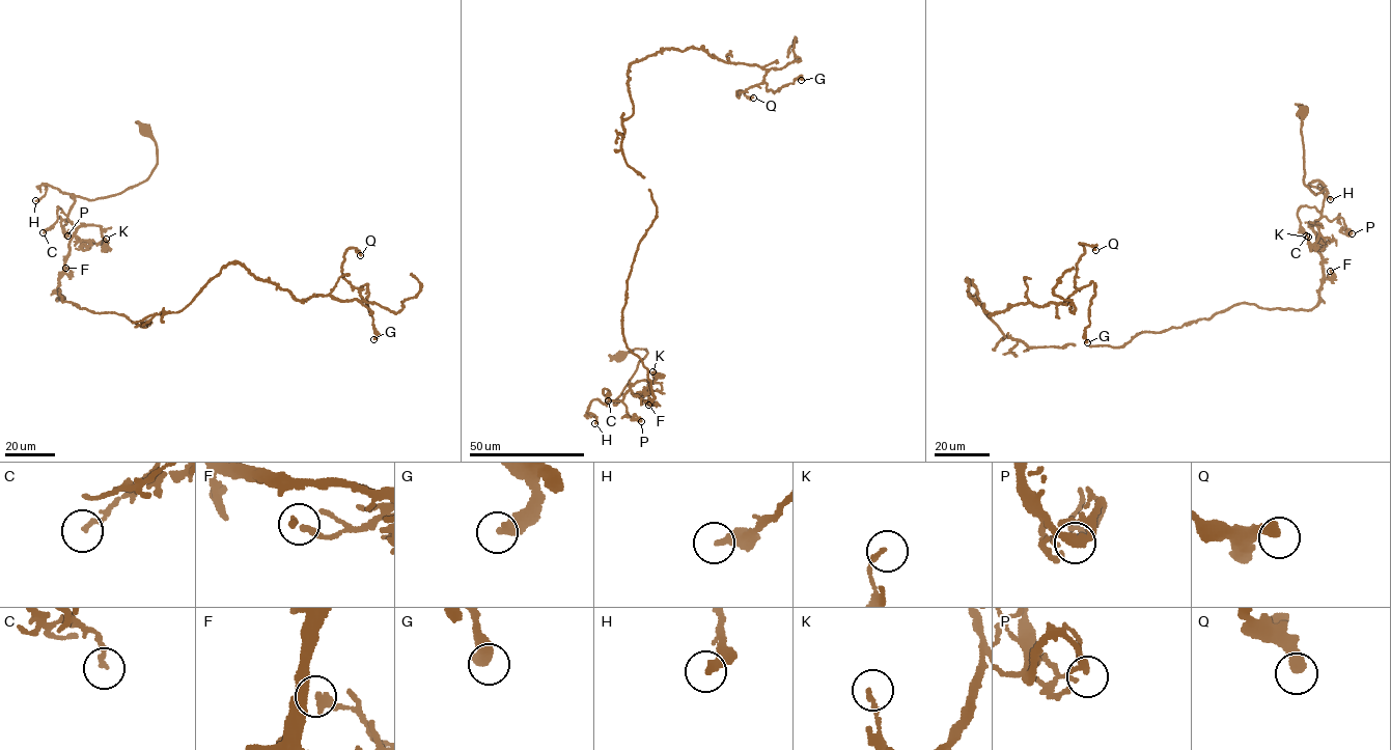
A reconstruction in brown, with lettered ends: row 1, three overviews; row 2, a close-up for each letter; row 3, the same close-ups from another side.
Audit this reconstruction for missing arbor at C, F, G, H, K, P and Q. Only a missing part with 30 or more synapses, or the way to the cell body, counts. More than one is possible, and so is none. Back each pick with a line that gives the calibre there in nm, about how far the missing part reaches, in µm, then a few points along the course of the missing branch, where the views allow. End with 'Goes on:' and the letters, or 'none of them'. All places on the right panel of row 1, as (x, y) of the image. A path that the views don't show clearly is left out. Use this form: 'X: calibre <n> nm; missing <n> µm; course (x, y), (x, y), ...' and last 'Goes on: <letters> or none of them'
Goes on: none of them

